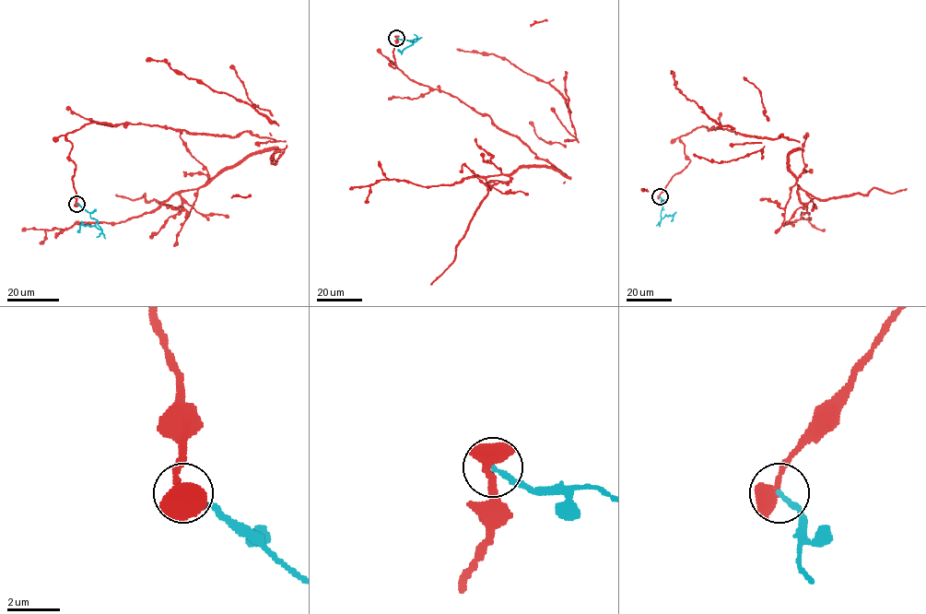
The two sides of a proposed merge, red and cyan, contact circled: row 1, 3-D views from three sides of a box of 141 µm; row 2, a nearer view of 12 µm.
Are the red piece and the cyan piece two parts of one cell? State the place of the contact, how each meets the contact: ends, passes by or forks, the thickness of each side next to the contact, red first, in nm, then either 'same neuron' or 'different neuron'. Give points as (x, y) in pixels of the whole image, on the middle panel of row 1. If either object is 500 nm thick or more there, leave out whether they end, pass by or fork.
(396, 38) | red passes by | cyan ends | 480/180 nm | different neuron

